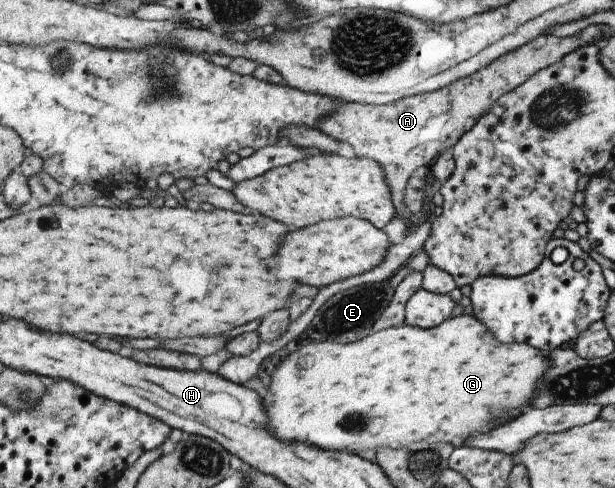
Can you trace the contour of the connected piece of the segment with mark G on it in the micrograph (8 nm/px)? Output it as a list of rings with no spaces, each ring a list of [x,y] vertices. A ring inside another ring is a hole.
[[[467,314],[433,329],[406,323],[349,345],[311,343],[293,353],[273,373],[269,387],[273,397],[265,399],[269,429],[281,441],[303,441],[327,451],[357,454],[383,447],[403,449],[424,441],[461,443],[479,433],[489,433],[529,410],[537,381],[551,367],[547,357],[529,343],[502,343],[483,321]]]

